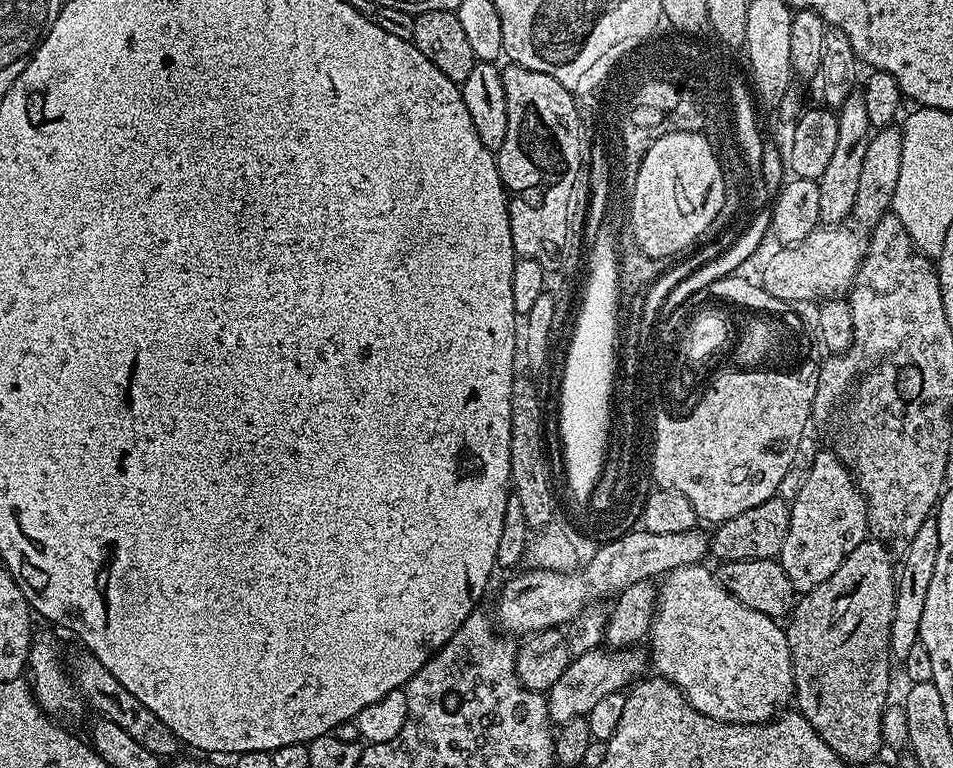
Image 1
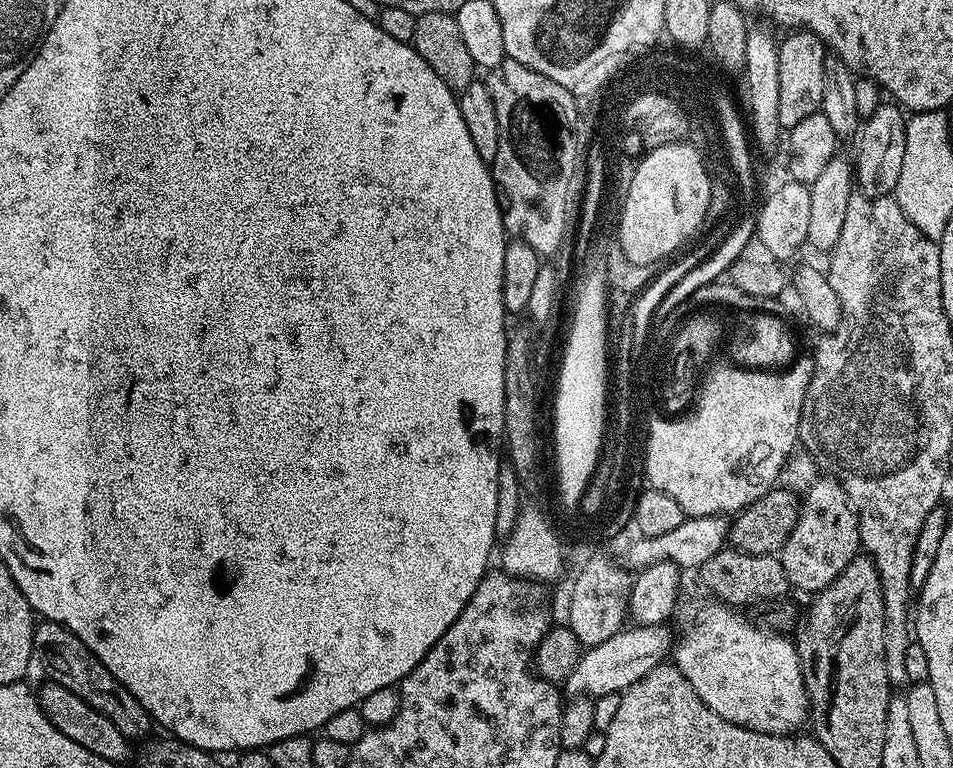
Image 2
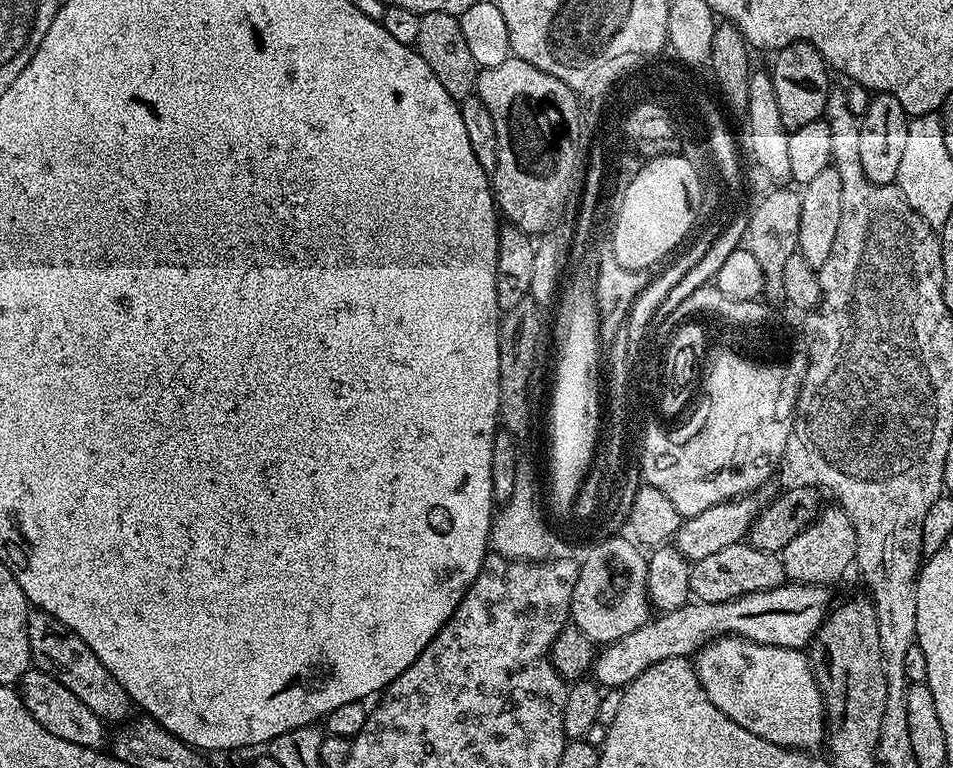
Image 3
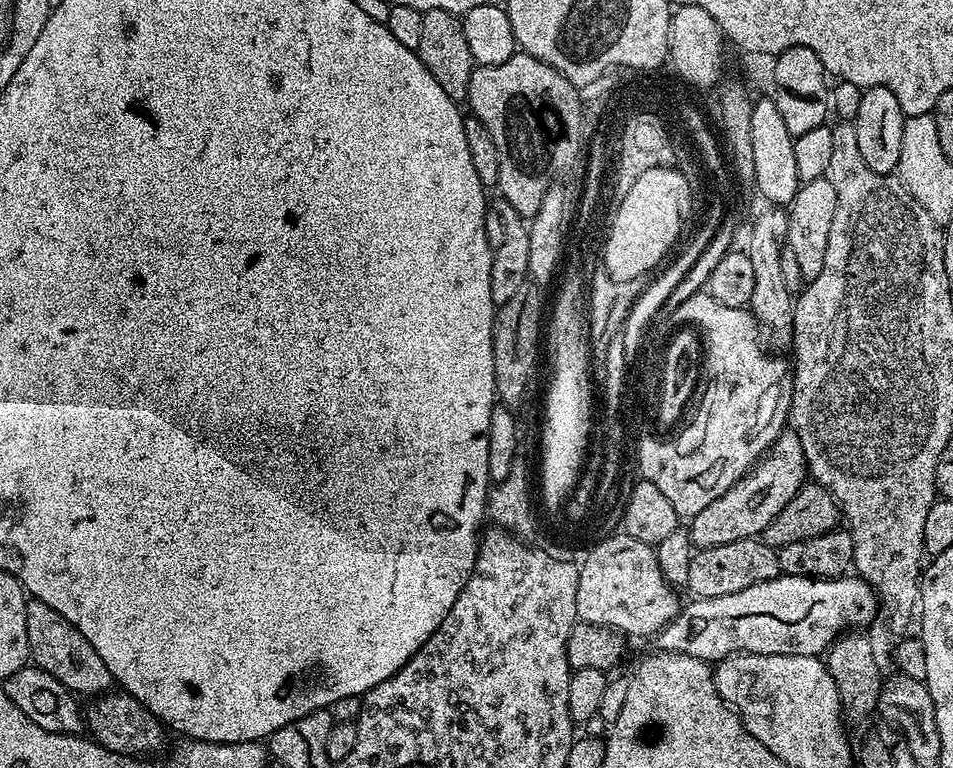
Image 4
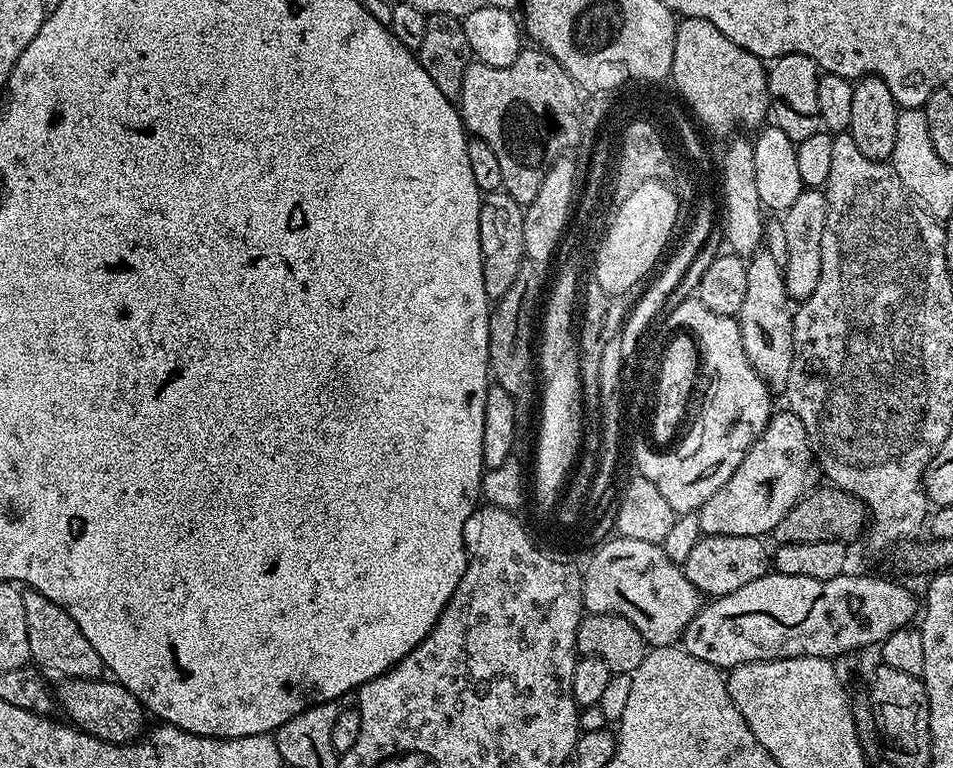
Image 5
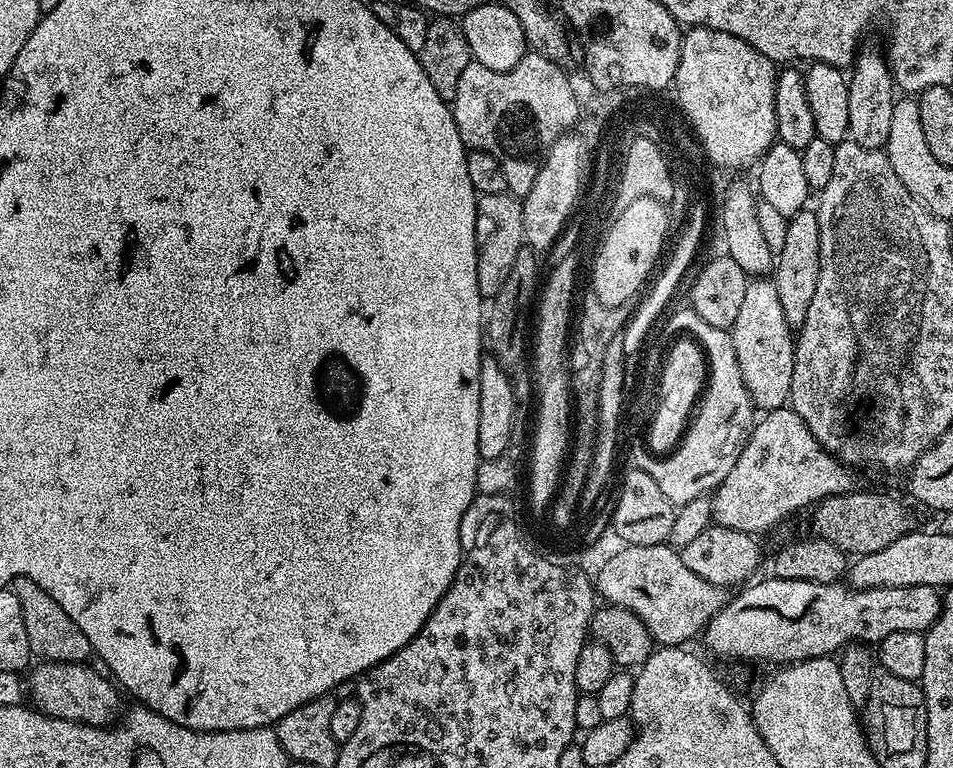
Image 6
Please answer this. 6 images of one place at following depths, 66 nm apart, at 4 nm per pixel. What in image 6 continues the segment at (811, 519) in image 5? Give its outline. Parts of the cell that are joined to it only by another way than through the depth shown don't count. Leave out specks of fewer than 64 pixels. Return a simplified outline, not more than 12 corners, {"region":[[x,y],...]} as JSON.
{"region":[[853,490],[811,512],[811,533],[858,558],[914,528],[900,501]]}

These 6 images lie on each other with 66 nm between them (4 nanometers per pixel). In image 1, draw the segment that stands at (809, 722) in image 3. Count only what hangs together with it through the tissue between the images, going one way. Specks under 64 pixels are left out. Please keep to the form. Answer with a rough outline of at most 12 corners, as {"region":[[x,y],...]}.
{"region":[[703,563],[663,577],[651,667],[694,710],[764,724],[787,631]]}

